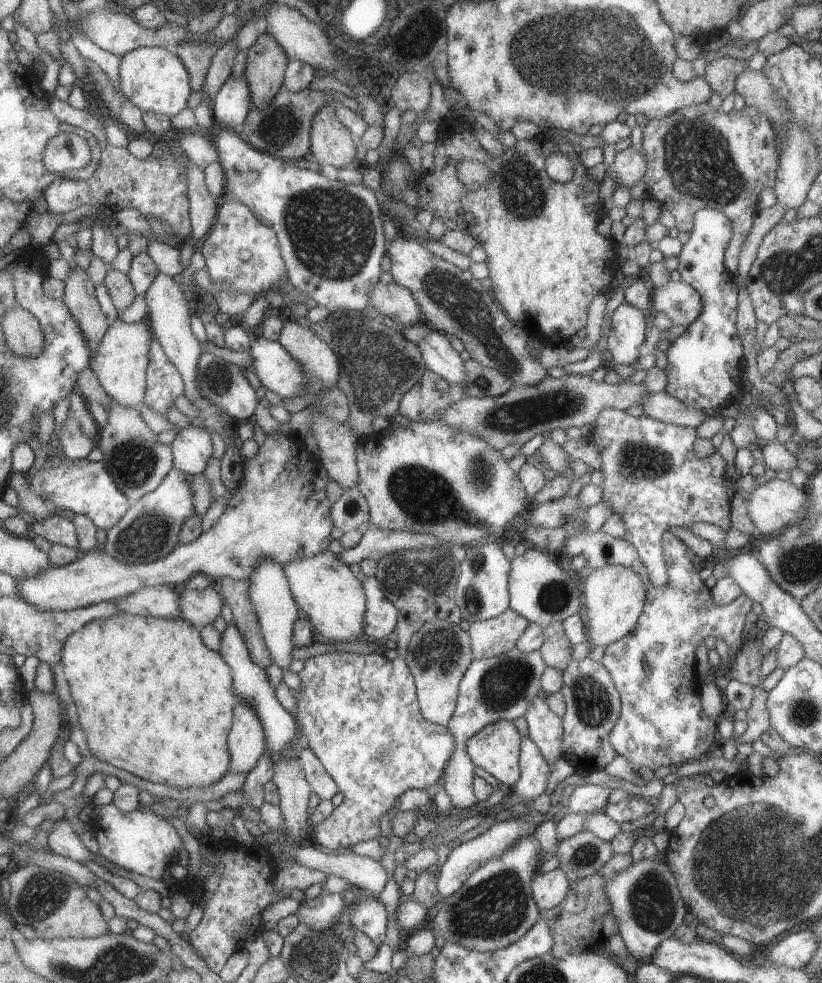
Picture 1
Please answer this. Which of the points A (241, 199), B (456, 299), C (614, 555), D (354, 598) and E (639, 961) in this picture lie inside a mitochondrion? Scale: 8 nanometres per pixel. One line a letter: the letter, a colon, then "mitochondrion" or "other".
A: other
B: mitochondrion
C: other
D: other
E: other

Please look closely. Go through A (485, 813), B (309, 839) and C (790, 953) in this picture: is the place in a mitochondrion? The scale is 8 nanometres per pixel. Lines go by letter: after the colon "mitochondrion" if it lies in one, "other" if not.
A: other
B: other
C: other

